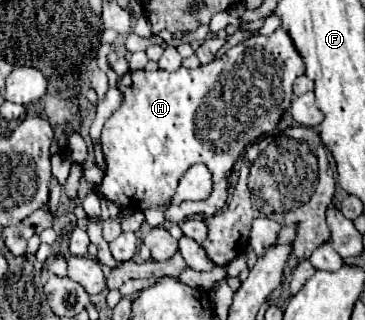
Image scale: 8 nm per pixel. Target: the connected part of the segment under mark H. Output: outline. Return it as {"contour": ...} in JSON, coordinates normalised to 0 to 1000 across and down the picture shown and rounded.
{"contour":[[[762,84],[745,109],[701,109],[685,116],[647,147],[636,147],[614,178],[586,184],[570,203],[548,203],[542,216],[493,209],[482,222],[400,222],[373,216],[340,228],[323,253],[323,284],[334,291],[334,328],[307,353],[279,403],[279,472],[290,497],[290,541],[279,559],[279,609],[334,653],[400,659],[411,647],[460,634],[482,597],[488,559],[504,534],[532,509],[559,509],[586,547],[586,597],[564,628],[510,628],[510,647],[449,647],[455,684],[466,697],[510,691],[532,672],[581,678],[619,641],[625,578],[636,522],[652,484],[718,428],[729,409],[745,409],[767,378],[773,353],[795,334],[800,316],[800,259],[811,241],[833,228],[833,191],[811,159],[789,97]]]}

